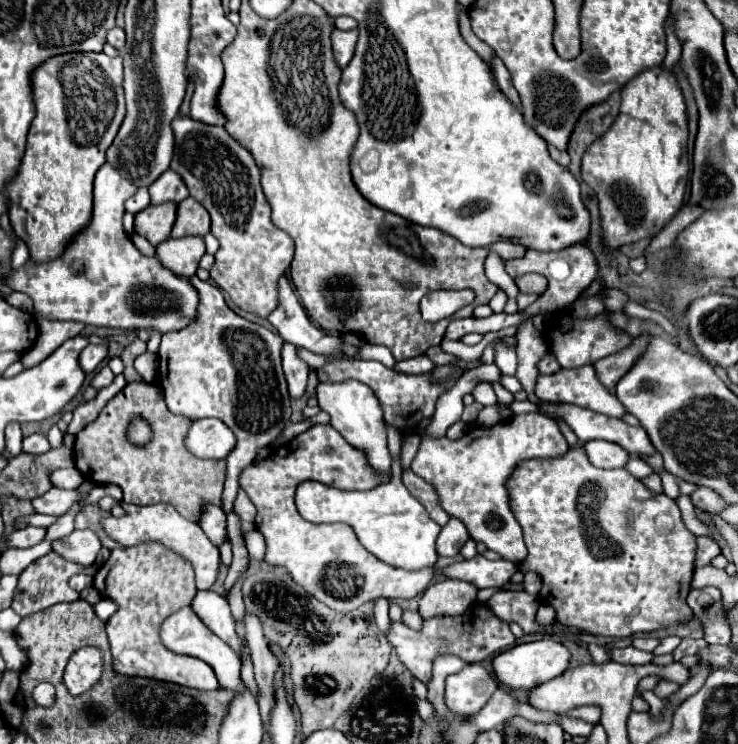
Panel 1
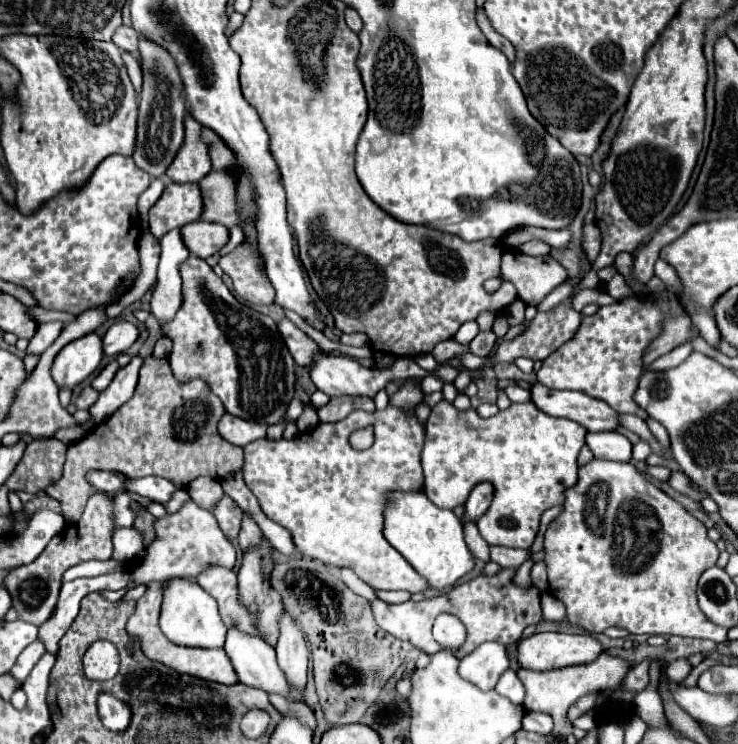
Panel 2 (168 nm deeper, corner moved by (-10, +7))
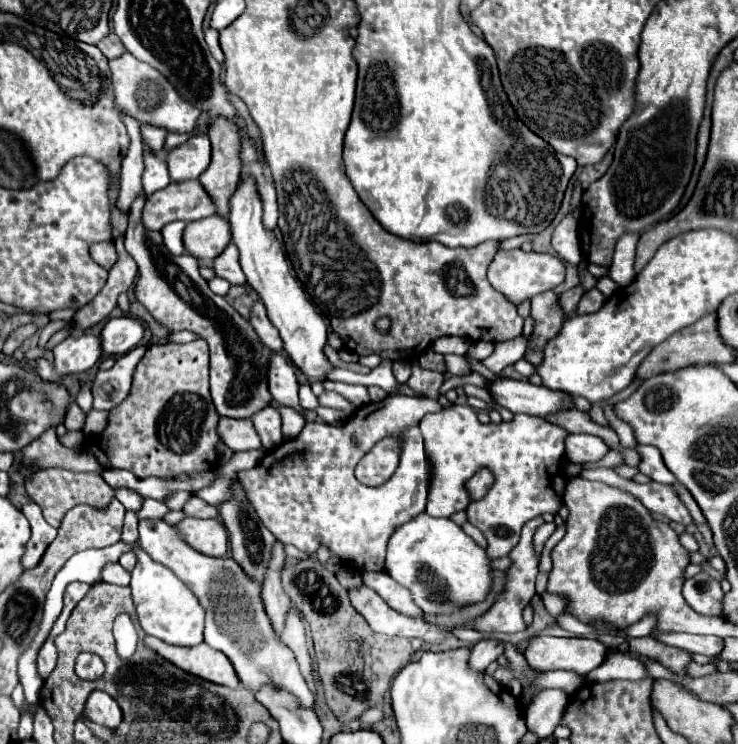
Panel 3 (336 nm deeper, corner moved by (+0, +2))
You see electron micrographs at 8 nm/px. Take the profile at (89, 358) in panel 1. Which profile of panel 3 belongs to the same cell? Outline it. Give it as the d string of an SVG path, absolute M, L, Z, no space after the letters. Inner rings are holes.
M132 316L110 318L102 330L102 350L106 356L126 354L132 348L136 348L142 336L144 336L142 320Z

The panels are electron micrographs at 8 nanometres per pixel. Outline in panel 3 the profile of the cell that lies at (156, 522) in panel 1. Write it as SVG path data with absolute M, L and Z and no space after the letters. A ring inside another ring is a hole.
M184 518L180 524L182 538L202 554L208 556L226 556L228 552L228 534L224 524L218 518Z

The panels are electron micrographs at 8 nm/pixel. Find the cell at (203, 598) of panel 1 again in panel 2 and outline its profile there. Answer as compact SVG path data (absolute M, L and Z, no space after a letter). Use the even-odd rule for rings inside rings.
M230 625L224 651L232 661L240 683L286 697L288 681L282 677L276 653L260 637L250 637L248 633L242 633L238 625Z

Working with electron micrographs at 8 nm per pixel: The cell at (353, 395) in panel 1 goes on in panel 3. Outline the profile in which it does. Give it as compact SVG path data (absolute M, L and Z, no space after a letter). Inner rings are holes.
M242 176L238 180L238 186L230 196L228 220L232 228L232 242L238 246L240 252L240 266L248 278L248 284L256 290L258 298L266 306L270 322L278 328L280 338L284 340L286 354L308 376L308 380L324 380L324 374L332 370L332 364L322 352L328 334L324 316L316 310L316 305L306 296L301 282L294 279L290 266L284 258L284 252L276 240L274 230L264 228L262 202L258 196L256 180L252 176Z

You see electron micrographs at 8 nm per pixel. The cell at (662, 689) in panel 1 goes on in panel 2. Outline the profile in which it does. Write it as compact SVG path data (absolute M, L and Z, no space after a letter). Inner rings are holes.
M676 659L676 661L672 661L670 665L668 665L668 669L666 669L666 673L668 673L668 677L672 679L672 681L684 681L686 679L686 675L690 673L690 665L688 665L688 661L686 659Z

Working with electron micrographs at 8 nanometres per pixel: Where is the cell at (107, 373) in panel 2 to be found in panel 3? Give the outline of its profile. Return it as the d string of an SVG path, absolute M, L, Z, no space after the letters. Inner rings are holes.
M86 384L86 386L80 390L80 394L76 396L76 404L82 408L84 414L88 414L88 412L92 410L92 394L90 394L90 386L88 386L88 384Z

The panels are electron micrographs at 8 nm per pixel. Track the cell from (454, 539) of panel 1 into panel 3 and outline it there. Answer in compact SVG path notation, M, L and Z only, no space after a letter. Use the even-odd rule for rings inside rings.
M480 468L470 480L468 480L468 492L472 496L472 500L480 500L492 486L494 482L494 474L488 468Z

